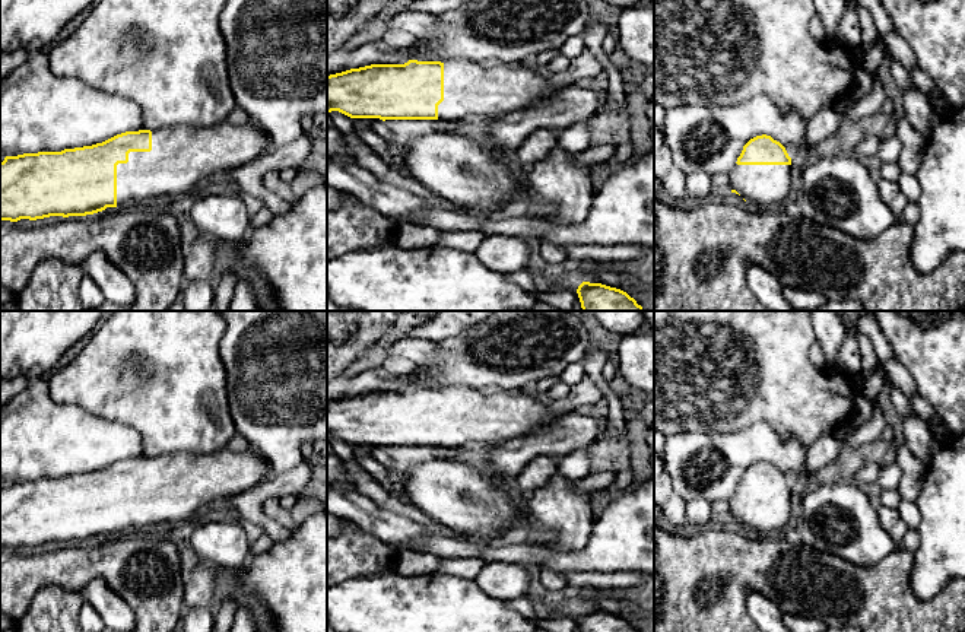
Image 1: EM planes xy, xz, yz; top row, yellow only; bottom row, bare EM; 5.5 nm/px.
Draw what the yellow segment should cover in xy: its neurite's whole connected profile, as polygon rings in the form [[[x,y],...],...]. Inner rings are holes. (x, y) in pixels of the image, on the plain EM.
[[[222,448],[209,454],[175,451],[152,458],[126,458],[92,473],[6,483],[0,489],[0,547],[18,549],[20,546],[36,547],[50,543],[86,543],[107,534],[180,528],[197,521],[210,505],[223,504],[260,485],[267,473],[269,463],[251,448],[245,452],[232,452]]]

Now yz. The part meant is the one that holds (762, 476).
[[[756,463],[743,473],[728,504],[728,518],[742,523],[749,533],[775,533],[790,520],[791,485],[771,463]]]

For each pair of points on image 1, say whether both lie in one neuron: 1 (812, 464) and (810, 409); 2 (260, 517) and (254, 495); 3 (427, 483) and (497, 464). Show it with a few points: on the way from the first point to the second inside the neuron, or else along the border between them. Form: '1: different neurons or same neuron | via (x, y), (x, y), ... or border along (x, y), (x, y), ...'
1: different neurons | border along (832, 432), (821, 435), (806, 448)
2: same neuron | via (254, 511), (254, 501)
3: different neurons | border along (483, 469), (502, 480)

